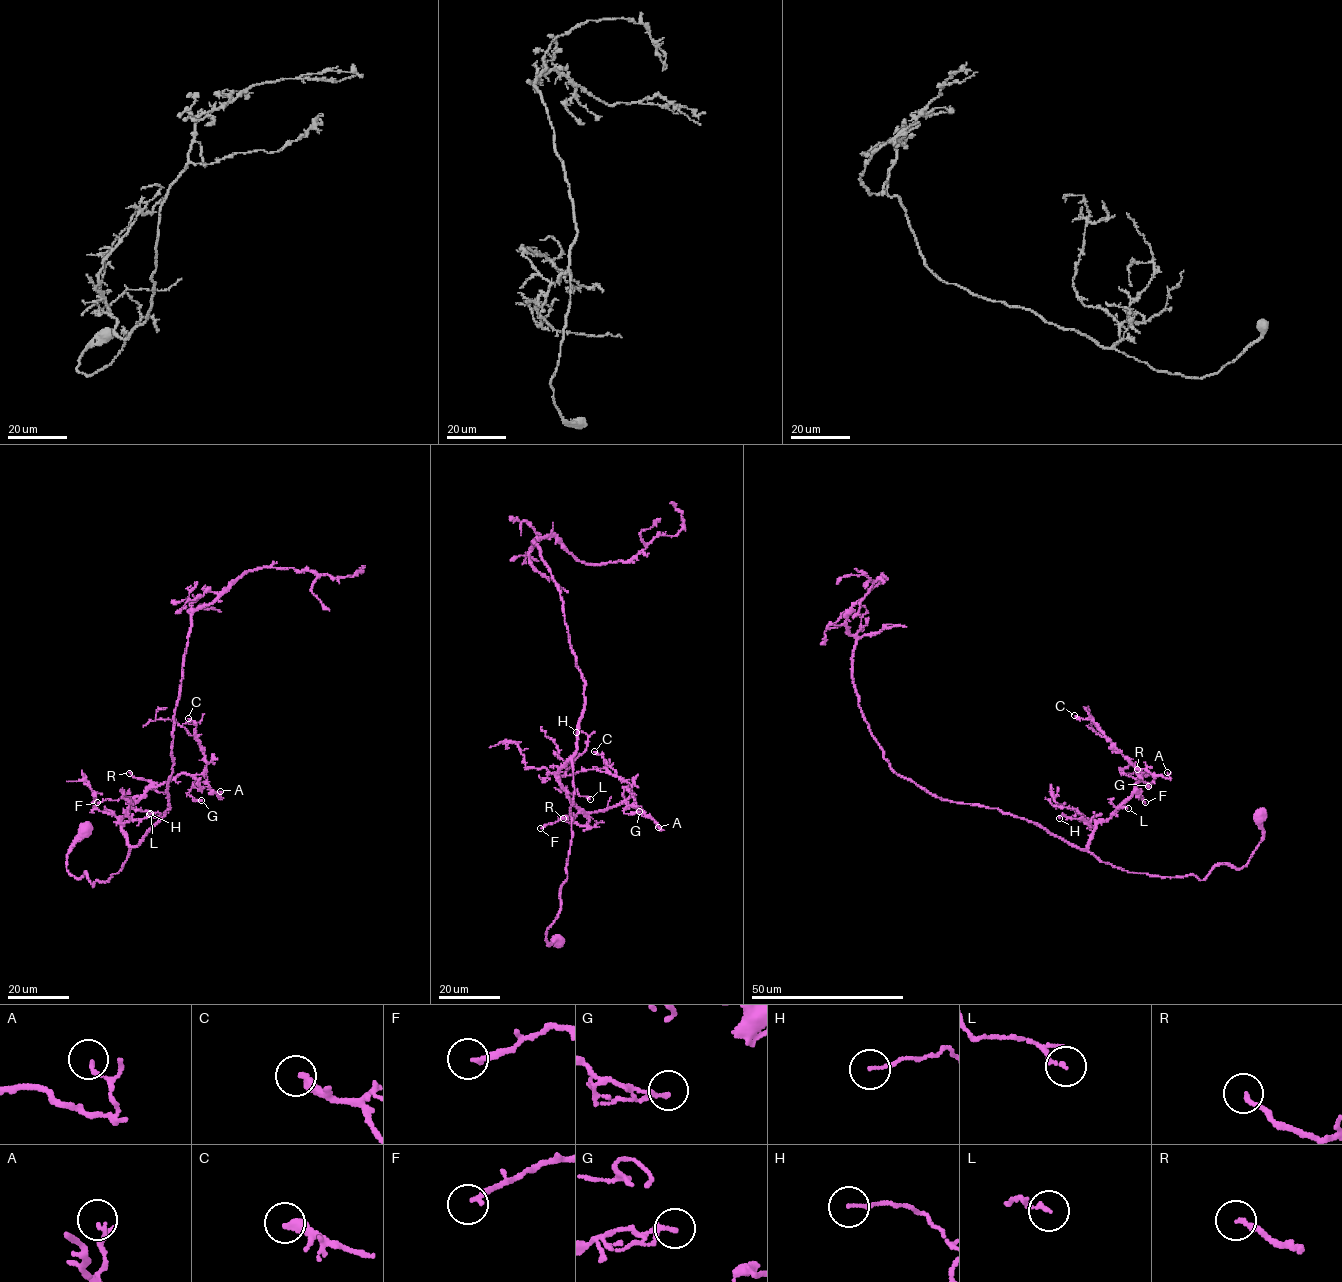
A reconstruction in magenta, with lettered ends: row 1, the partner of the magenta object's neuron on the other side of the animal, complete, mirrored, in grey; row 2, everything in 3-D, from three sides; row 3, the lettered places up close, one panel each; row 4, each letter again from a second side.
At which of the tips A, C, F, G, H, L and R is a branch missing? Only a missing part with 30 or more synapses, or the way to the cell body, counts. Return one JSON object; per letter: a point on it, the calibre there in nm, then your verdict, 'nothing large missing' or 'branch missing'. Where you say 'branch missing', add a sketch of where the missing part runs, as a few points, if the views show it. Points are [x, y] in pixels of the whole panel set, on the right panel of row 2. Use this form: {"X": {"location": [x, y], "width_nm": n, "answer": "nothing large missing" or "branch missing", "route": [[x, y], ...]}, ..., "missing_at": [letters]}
{"A": {"location": [1167, 772], "width_nm": 130, "answer": "nothing large missing"}, "C": {"location": [1074, 715], "width_nm": 340, "answer": "nothing large missing"}, "F": {"location": [1145, 802], "width_nm": 180, "answer": "nothing large missing"}, "G": {"location": [1148, 786], "width_nm": 160, "answer": "nothing large missing"}, "H": {"location": [1059, 818], "width_nm": 110, "answer": "nothing large missing"}, "L": {"location": [1128, 808], "width_nm": 120, "answer": "nothing large missing"}, "R": {"location": [1137, 769], "width_nm": 190, "answer": "nothing large missing"}, "missing_at": []}

